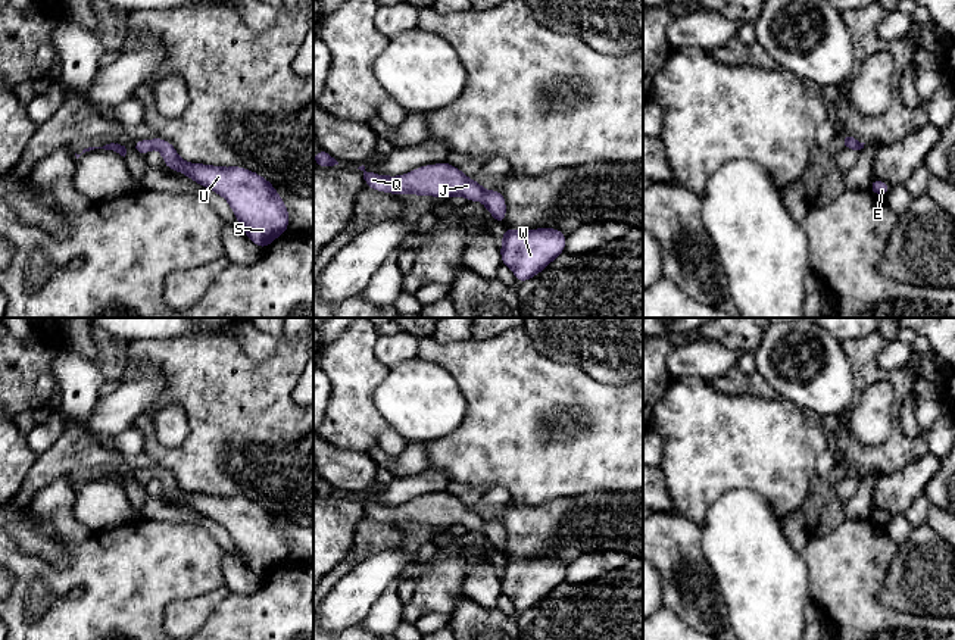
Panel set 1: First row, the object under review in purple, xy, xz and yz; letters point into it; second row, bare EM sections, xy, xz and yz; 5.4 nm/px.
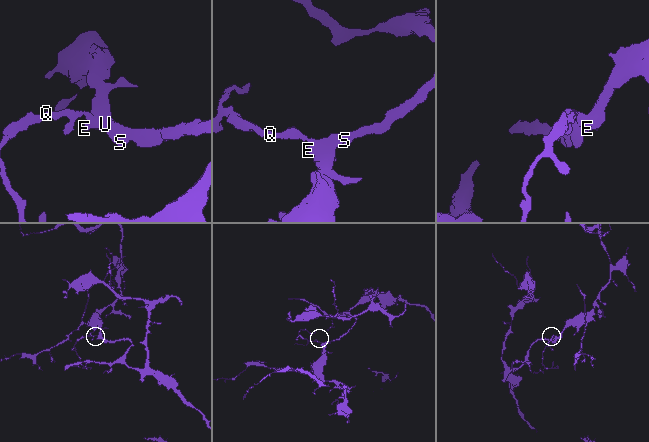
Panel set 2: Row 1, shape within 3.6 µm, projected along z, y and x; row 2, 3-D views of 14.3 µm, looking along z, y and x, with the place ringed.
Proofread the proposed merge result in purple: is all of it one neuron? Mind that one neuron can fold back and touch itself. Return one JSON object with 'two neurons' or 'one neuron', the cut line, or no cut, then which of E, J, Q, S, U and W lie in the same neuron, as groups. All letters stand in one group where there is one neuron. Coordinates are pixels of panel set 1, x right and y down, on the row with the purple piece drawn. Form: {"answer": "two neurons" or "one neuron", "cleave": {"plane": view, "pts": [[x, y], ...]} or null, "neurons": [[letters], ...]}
{"answer": "one neuron", "cleave": null, "neurons": [["E", "J", "Q", "S", "U", "W"]]}

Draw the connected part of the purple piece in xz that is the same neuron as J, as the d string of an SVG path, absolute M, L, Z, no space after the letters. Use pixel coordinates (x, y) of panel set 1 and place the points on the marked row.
M447 162L436 165L424 165L399 177L378 175L366 172L365 166L359 166L363 172L365 187L375 191L390 194L415 194L449 199L464 196L468 202L481 200L494 224L500 224L506 218L506 200L499 190L486 191L481 182L468 178L461 169Z

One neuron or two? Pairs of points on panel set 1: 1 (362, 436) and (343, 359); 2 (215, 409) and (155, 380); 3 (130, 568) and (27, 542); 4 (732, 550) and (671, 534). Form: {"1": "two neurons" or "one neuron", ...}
{"1": "one neuron", "2": "two neurons", "3": "two neurons", "4": "two neurons"}

